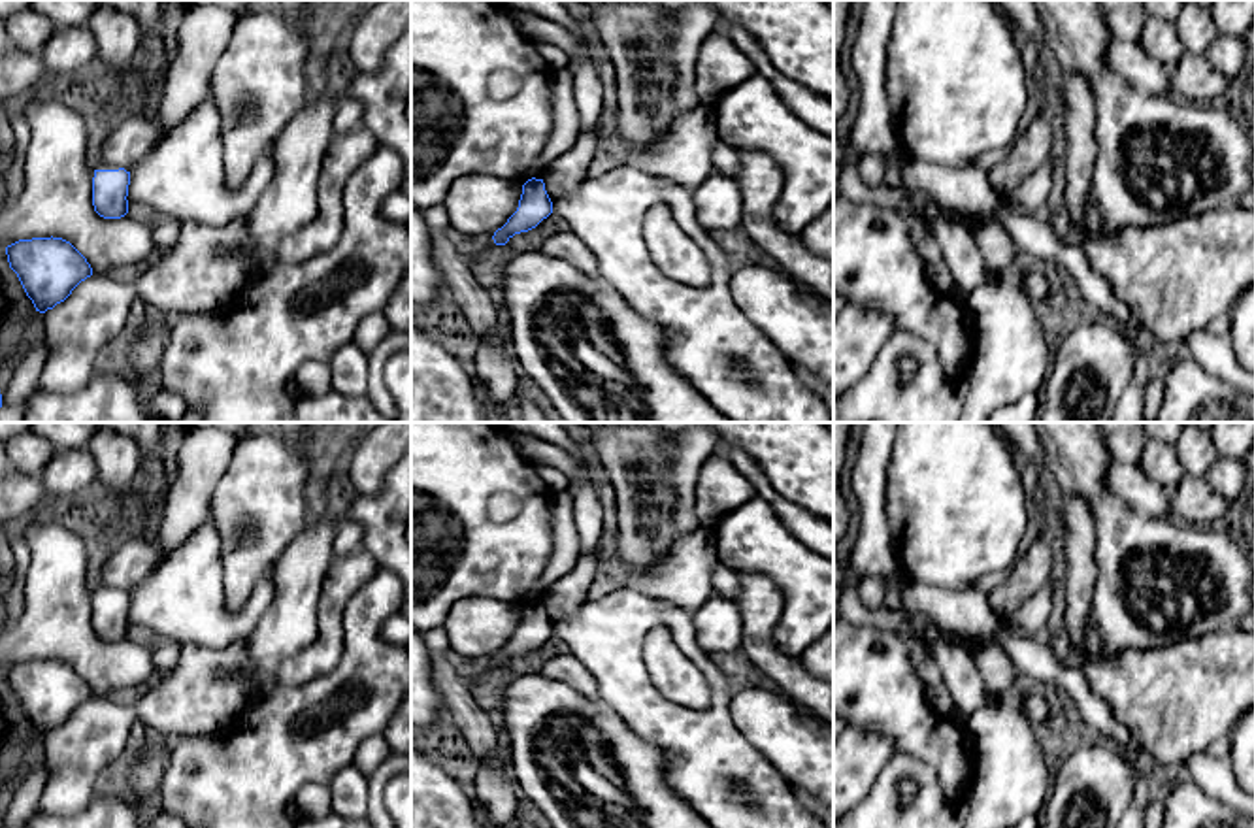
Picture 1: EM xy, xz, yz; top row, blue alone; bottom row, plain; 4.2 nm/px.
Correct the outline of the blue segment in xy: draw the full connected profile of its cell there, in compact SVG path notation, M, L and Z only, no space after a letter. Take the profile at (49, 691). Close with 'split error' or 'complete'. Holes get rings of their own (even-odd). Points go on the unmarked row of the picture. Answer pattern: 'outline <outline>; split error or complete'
outline M62 660L19 662L6 670L6 677L40 736L64 724L81 704L92 698L87 681Z; complete

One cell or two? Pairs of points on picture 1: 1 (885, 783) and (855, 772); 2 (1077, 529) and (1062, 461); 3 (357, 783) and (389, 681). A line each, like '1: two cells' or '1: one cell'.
1: two cells
2: two cells
3: two cells

